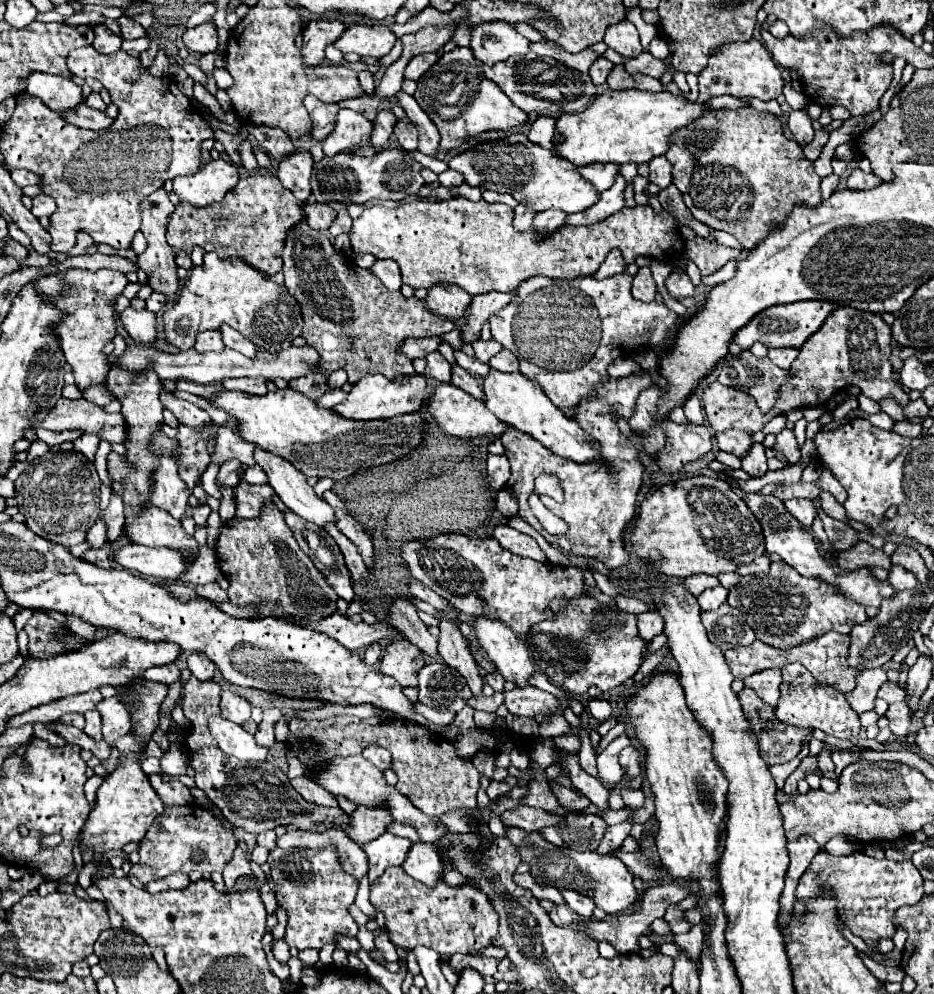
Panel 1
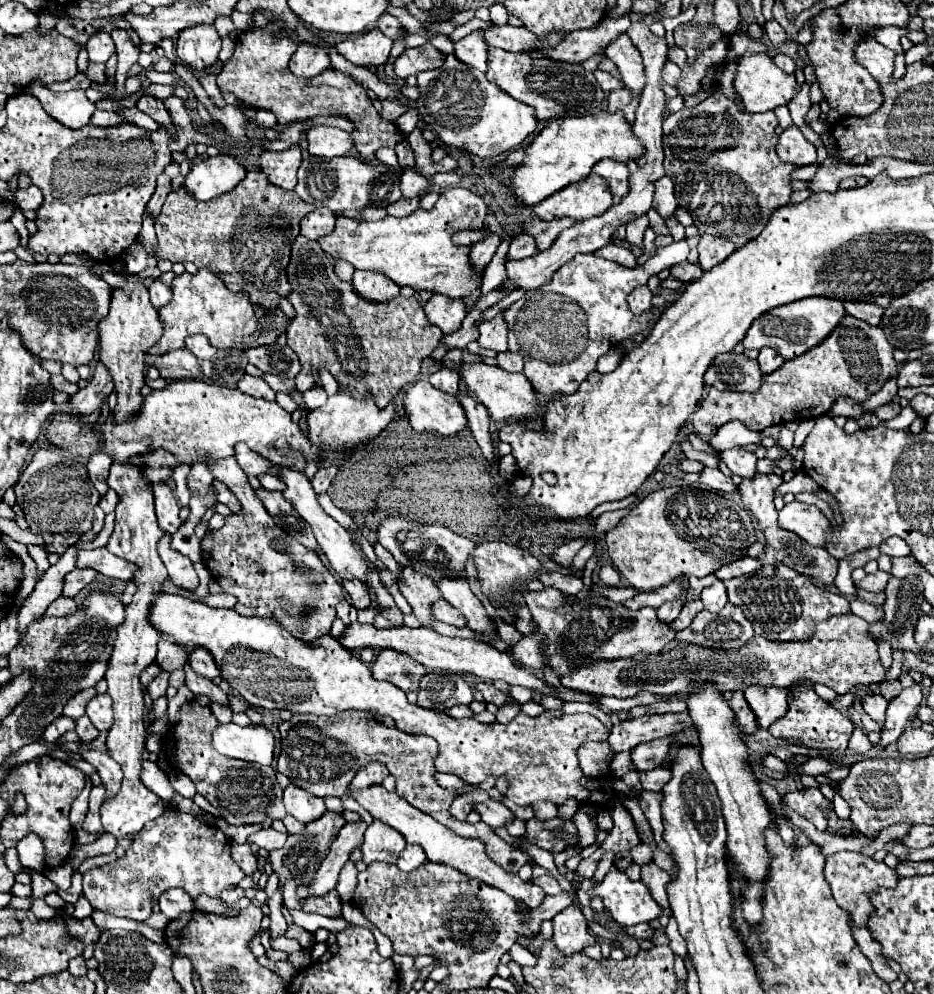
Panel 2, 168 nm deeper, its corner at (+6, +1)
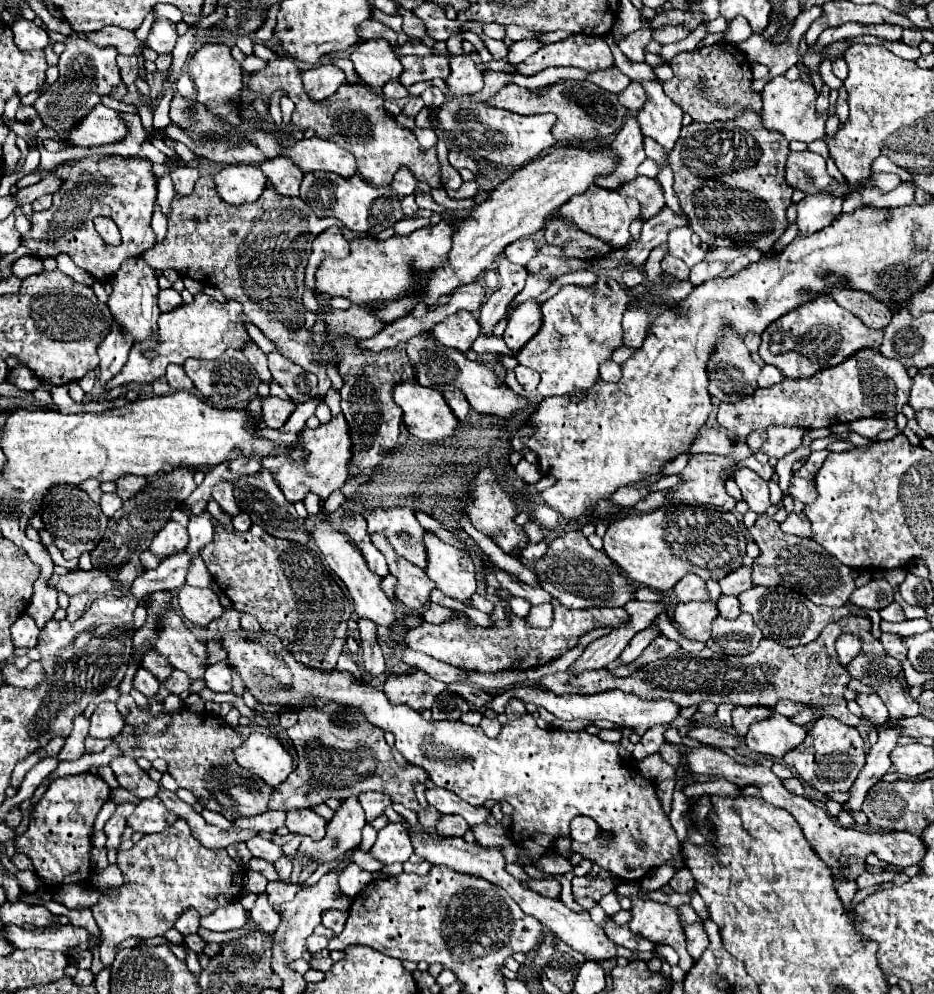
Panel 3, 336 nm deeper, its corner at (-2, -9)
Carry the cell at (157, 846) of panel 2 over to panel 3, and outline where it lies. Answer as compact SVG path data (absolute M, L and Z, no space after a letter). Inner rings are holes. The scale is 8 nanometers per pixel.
M182 817L160 833L144 835L130 851L118 851L118 867L128 883L120 887L118 897L112 899L100 895L98 905L92 907L104 939L104 945L100 945L100 959L104 965L114 961L112 947L120 941L132 935L146 939L164 937L166 931L174 927L180 913L196 909L200 915L210 915L218 907L236 899L242 891L240 867L226 849L210 851L202 847L192 837L190 827Z

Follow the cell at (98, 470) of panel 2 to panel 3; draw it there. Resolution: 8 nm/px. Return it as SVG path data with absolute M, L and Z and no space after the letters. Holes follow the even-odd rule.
M88 479L88 481L84 481L84 483L80 483L78 485L82 491L86 491L88 493L88 497L92 499L92 501L100 501L100 495L102 495L102 491L100 491L100 481L96 481L96 479Z

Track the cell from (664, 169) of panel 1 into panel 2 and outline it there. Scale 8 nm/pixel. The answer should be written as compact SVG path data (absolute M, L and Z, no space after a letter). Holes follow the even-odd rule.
M666 175L660 177L656 183L654 183L654 203L652 207L662 215L662 217L670 217L678 203L674 199L674 185L672 185L672 179L668 179Z

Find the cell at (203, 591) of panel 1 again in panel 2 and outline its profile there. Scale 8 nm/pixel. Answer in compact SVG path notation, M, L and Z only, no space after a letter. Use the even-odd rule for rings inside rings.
M208 593L204 597L204 603L210 607L224 607L224 609L232 609L236 603L234 595L226 595L226 593Z

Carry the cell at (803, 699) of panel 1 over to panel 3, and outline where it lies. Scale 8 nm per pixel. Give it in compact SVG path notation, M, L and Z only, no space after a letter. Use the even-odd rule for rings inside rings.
M822 717L806 735L806 741L784 755L784 763L790 765L804 783L818 789L820 793L846 793L864 767L864 757L864 741L854 727L846 727L834 717Z

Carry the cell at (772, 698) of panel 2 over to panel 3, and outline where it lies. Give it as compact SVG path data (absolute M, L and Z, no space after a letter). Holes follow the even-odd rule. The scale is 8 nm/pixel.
M774 711L770 719L750 725L746 735L746 747L754 753L764 753L774 759L782 759L788 749L796 749L804 741L806 733L800 725L794 725L788 717Z

